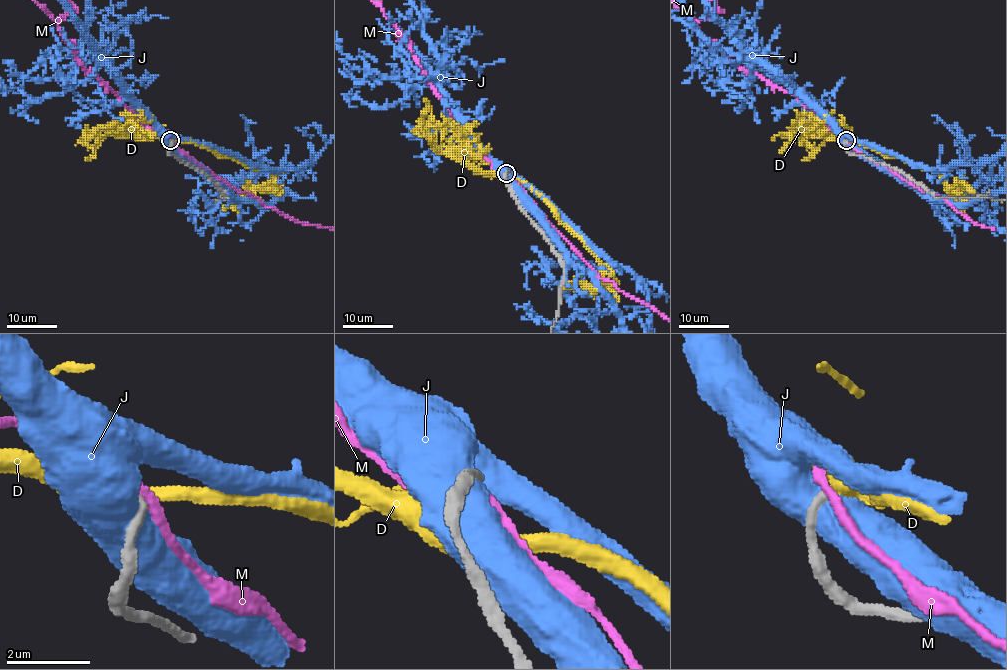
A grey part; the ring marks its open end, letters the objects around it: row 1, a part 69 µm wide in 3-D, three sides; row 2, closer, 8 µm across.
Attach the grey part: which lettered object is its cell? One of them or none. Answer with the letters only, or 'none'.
D

